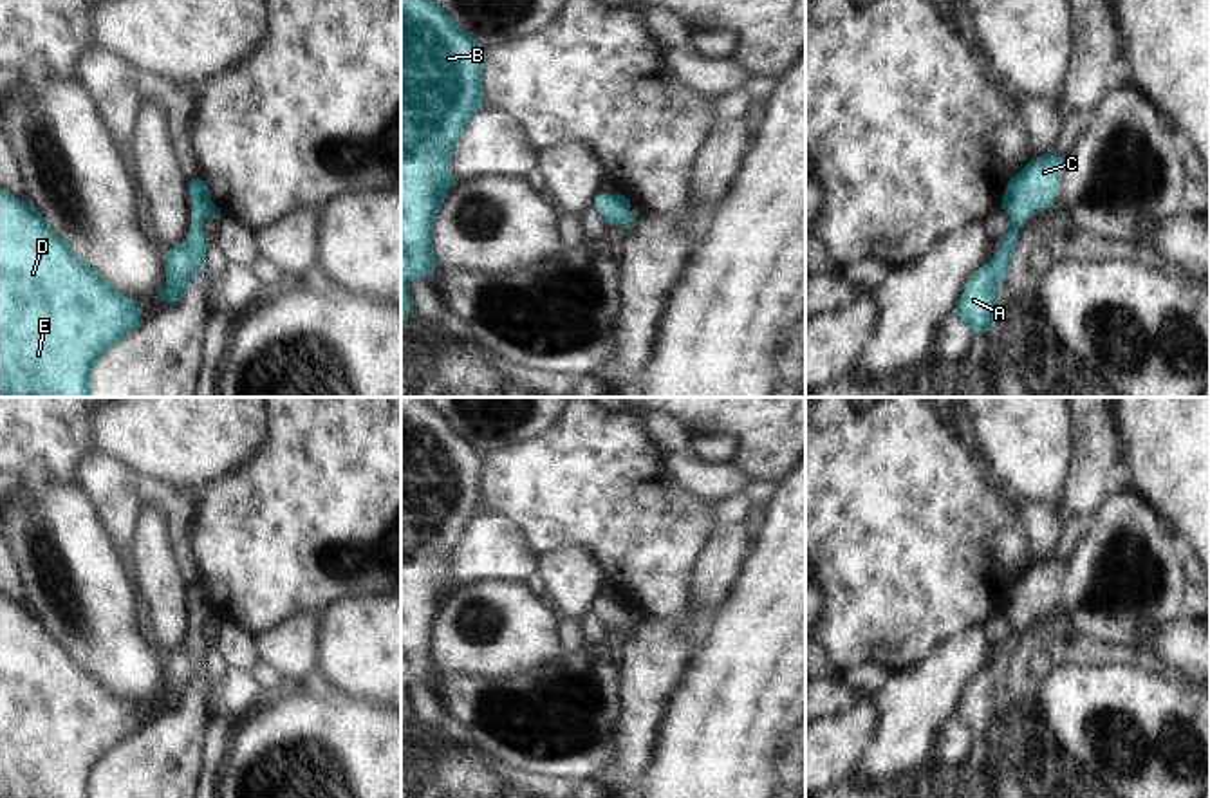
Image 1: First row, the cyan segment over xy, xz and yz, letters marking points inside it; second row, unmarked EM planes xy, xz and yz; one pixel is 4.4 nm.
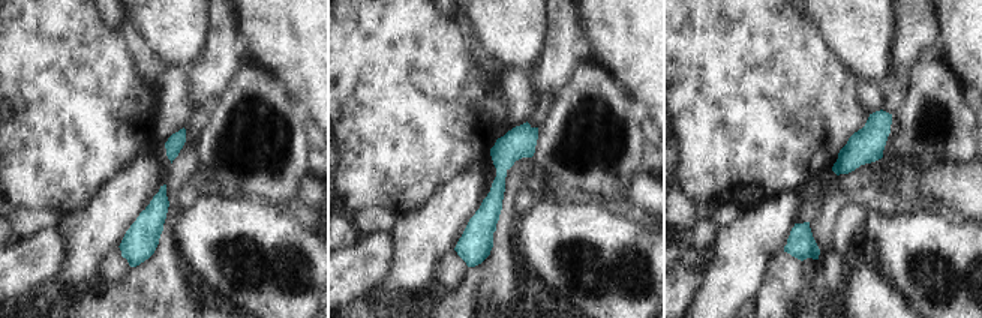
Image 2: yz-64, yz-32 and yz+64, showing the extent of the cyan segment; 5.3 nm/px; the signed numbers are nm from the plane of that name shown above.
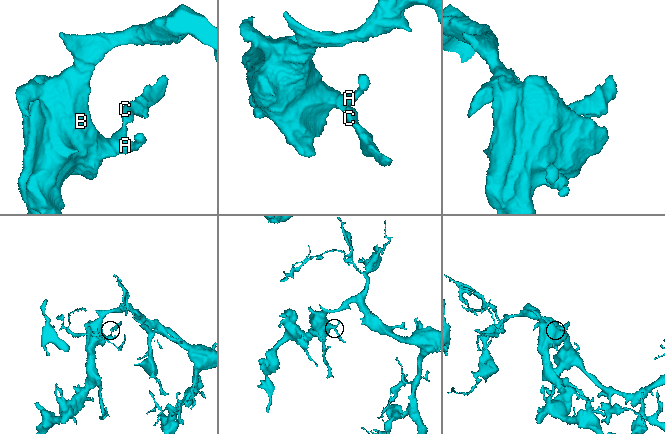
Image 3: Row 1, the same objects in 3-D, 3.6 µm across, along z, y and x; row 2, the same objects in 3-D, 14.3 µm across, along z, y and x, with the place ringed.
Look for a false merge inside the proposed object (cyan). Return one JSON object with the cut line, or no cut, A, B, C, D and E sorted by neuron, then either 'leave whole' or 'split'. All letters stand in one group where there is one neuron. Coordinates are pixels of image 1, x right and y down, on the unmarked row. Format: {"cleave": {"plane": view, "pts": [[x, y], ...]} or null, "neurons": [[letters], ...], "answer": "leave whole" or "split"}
{"cleave": null, "neurons": [["A", "B", "C", "D", "E"]], "answer": "leave whole"}

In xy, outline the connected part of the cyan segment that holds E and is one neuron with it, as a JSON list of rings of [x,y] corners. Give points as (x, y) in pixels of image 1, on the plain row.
[[[0,592],[0,798],[92,798],[92,775],[99,764],[143,728],[137,704],[121,699],[98,675],[85,668],[70,648],[51,634],[42,617]]]

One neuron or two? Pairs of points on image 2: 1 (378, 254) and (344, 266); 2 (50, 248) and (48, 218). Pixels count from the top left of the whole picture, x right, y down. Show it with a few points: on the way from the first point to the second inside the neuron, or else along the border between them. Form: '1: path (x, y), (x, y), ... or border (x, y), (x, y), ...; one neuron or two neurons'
1: path (369, 261), (365, 266), (353, 266); one neuron
2: border (59, 224), (50, 225), (17, 243); two neurons

